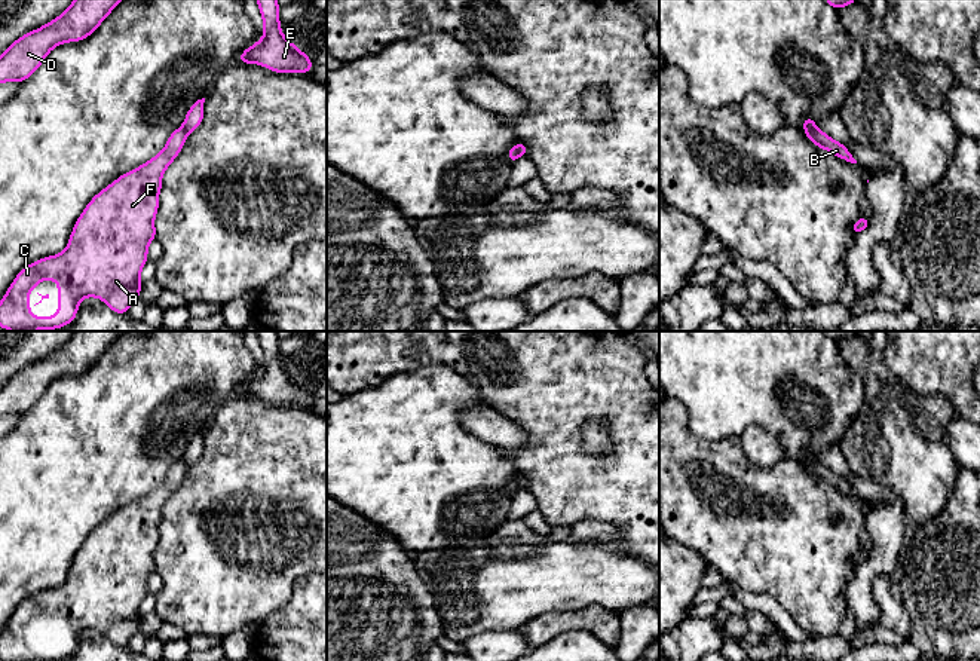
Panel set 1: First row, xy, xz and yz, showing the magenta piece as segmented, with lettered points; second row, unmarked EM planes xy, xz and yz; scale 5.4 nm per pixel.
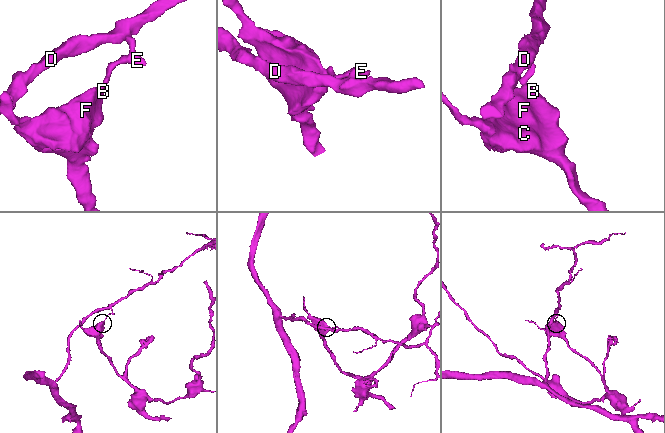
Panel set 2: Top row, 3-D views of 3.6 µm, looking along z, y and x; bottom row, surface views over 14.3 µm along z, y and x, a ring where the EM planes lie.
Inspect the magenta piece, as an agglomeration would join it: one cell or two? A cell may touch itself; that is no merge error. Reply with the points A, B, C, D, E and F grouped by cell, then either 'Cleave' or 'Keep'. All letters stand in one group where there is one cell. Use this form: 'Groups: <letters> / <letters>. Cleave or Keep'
Groups: A B C F / D E. Cleave

